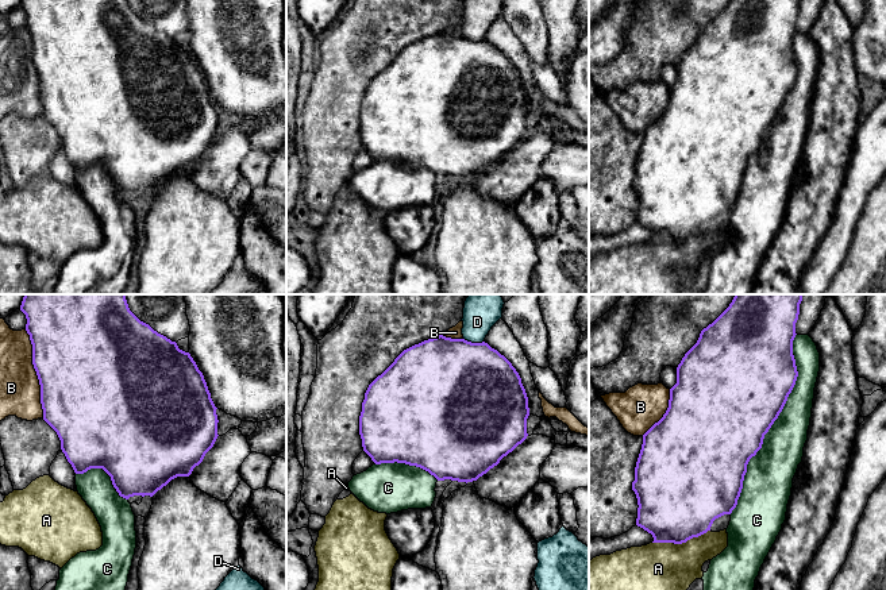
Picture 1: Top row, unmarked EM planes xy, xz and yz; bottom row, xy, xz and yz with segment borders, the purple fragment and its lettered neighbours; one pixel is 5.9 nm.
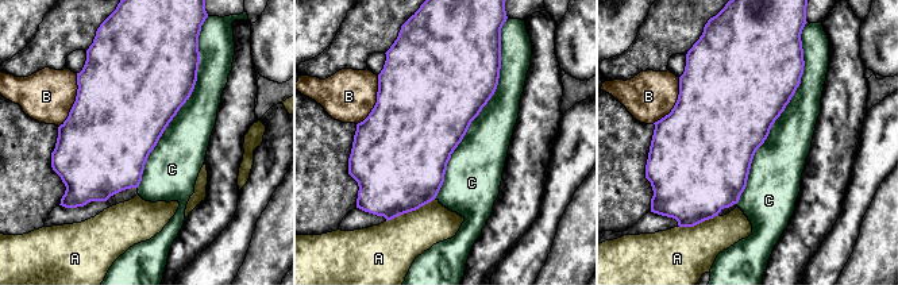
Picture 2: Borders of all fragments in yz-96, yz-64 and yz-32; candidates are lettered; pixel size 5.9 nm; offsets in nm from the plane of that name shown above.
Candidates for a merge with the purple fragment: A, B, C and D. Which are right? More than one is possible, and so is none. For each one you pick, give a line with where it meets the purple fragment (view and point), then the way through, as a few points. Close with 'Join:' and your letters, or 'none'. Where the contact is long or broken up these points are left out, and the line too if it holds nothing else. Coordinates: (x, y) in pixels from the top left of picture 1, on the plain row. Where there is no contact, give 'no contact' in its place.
C: meets purple in yz at (773, 120)
Join: C

